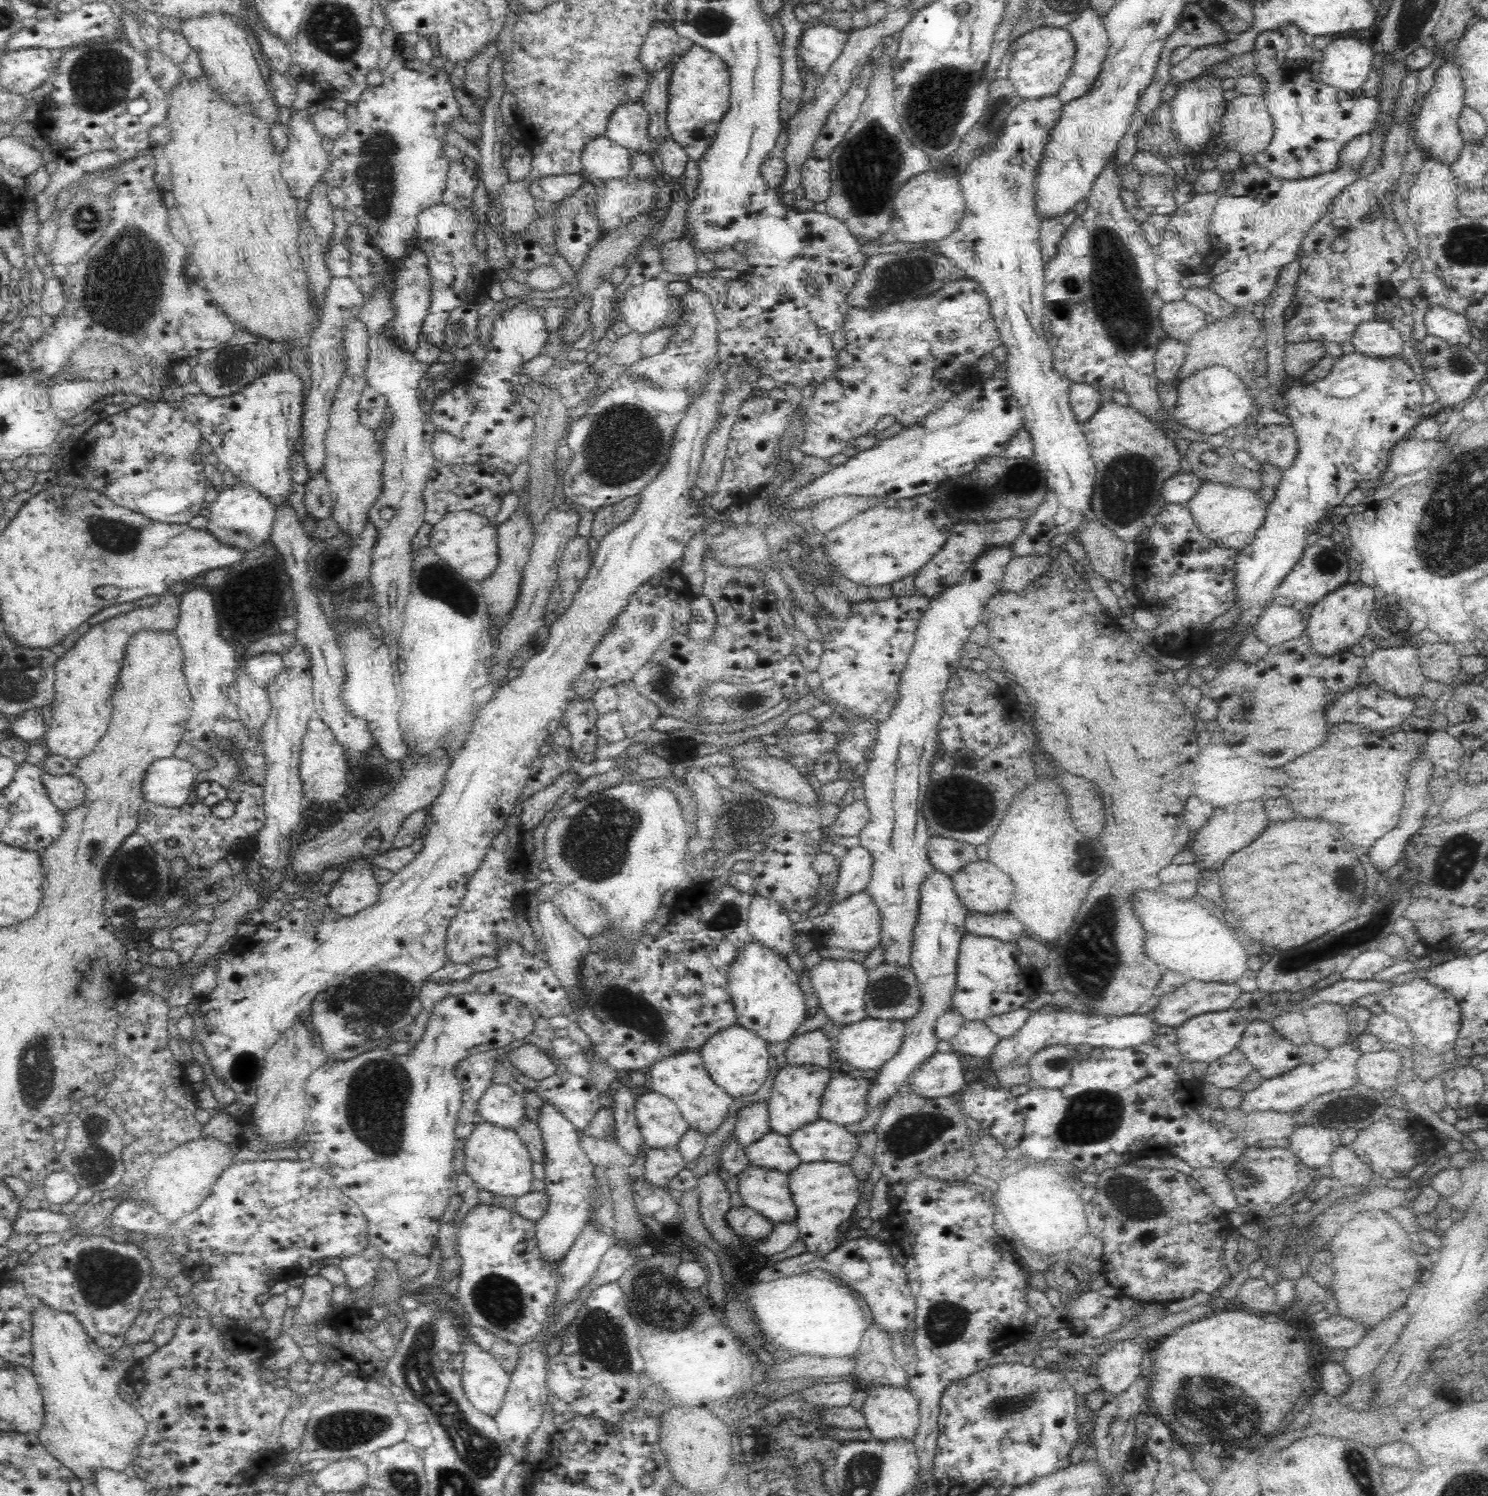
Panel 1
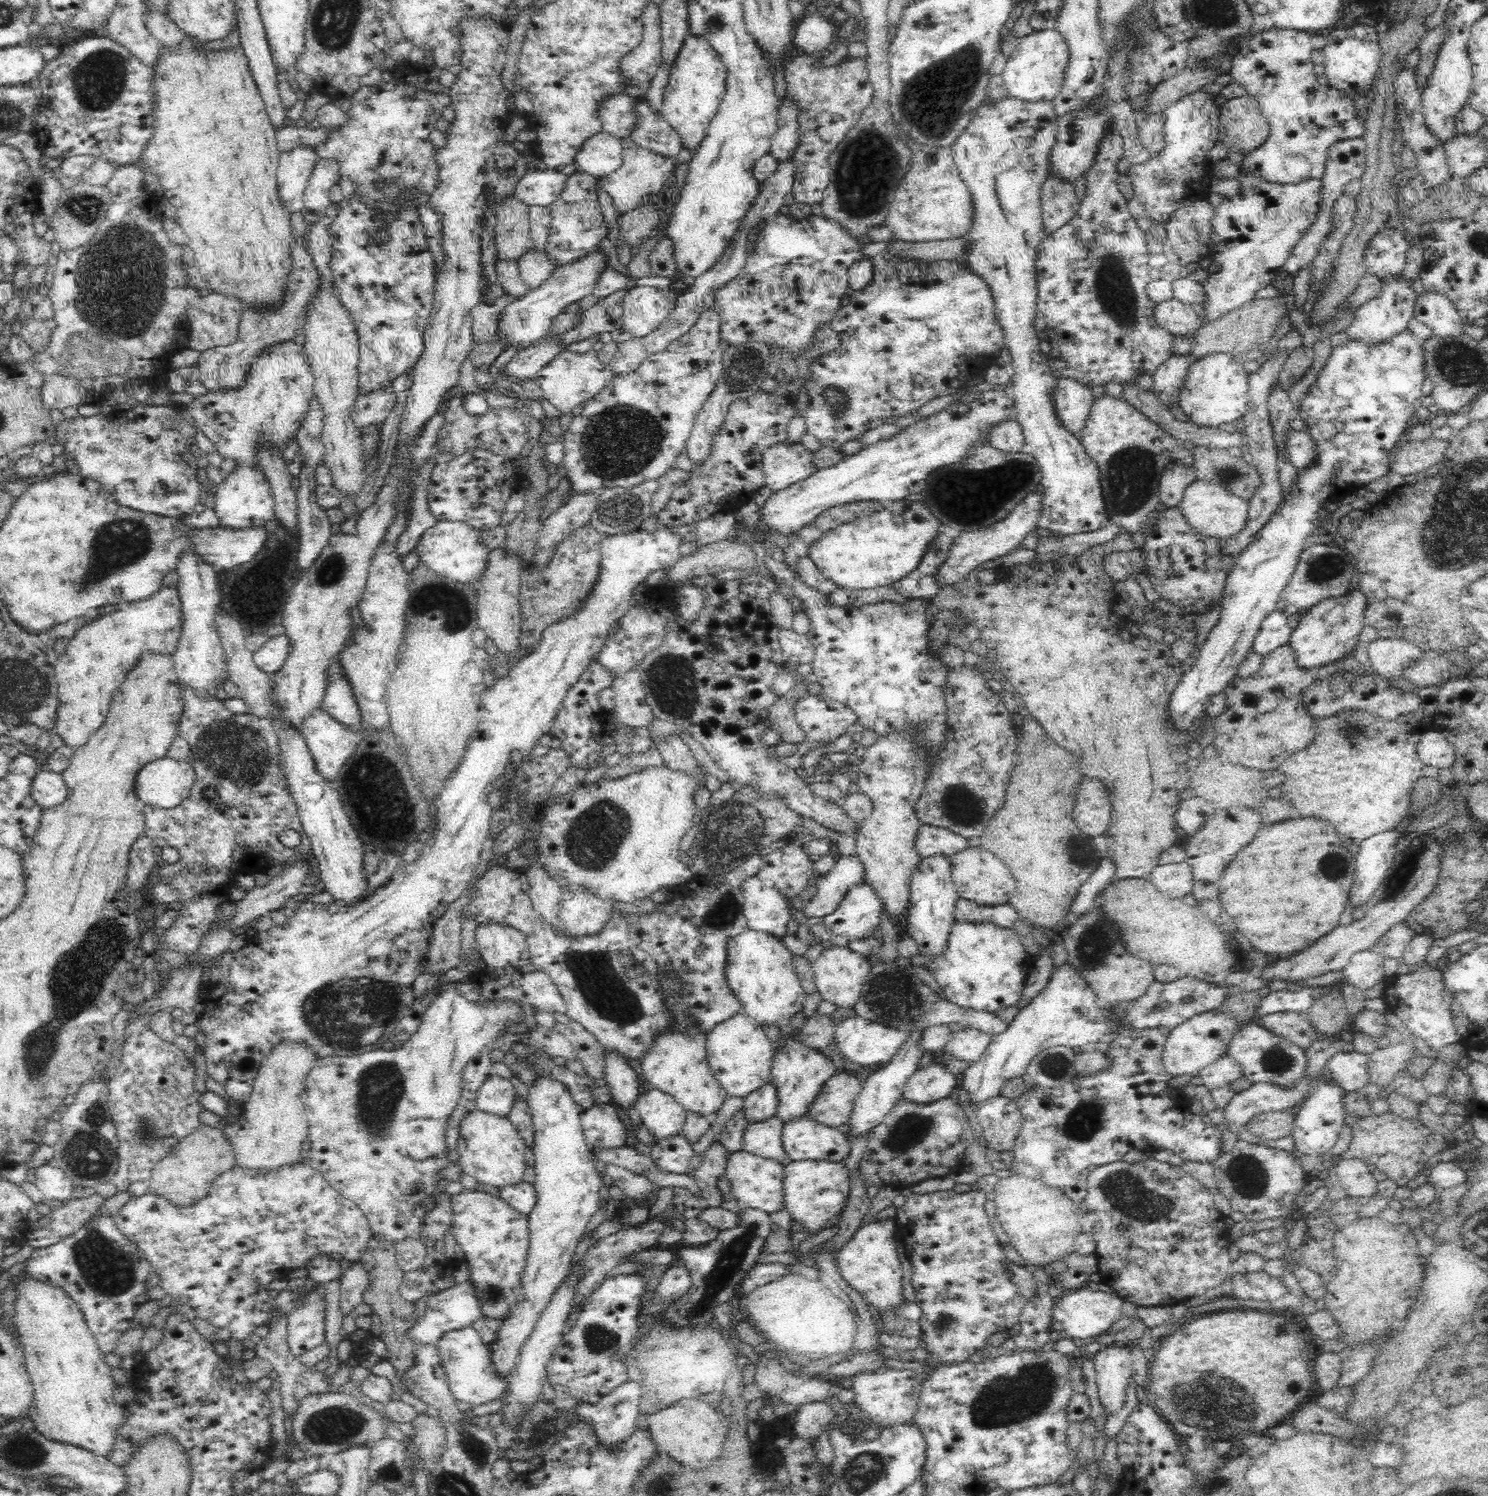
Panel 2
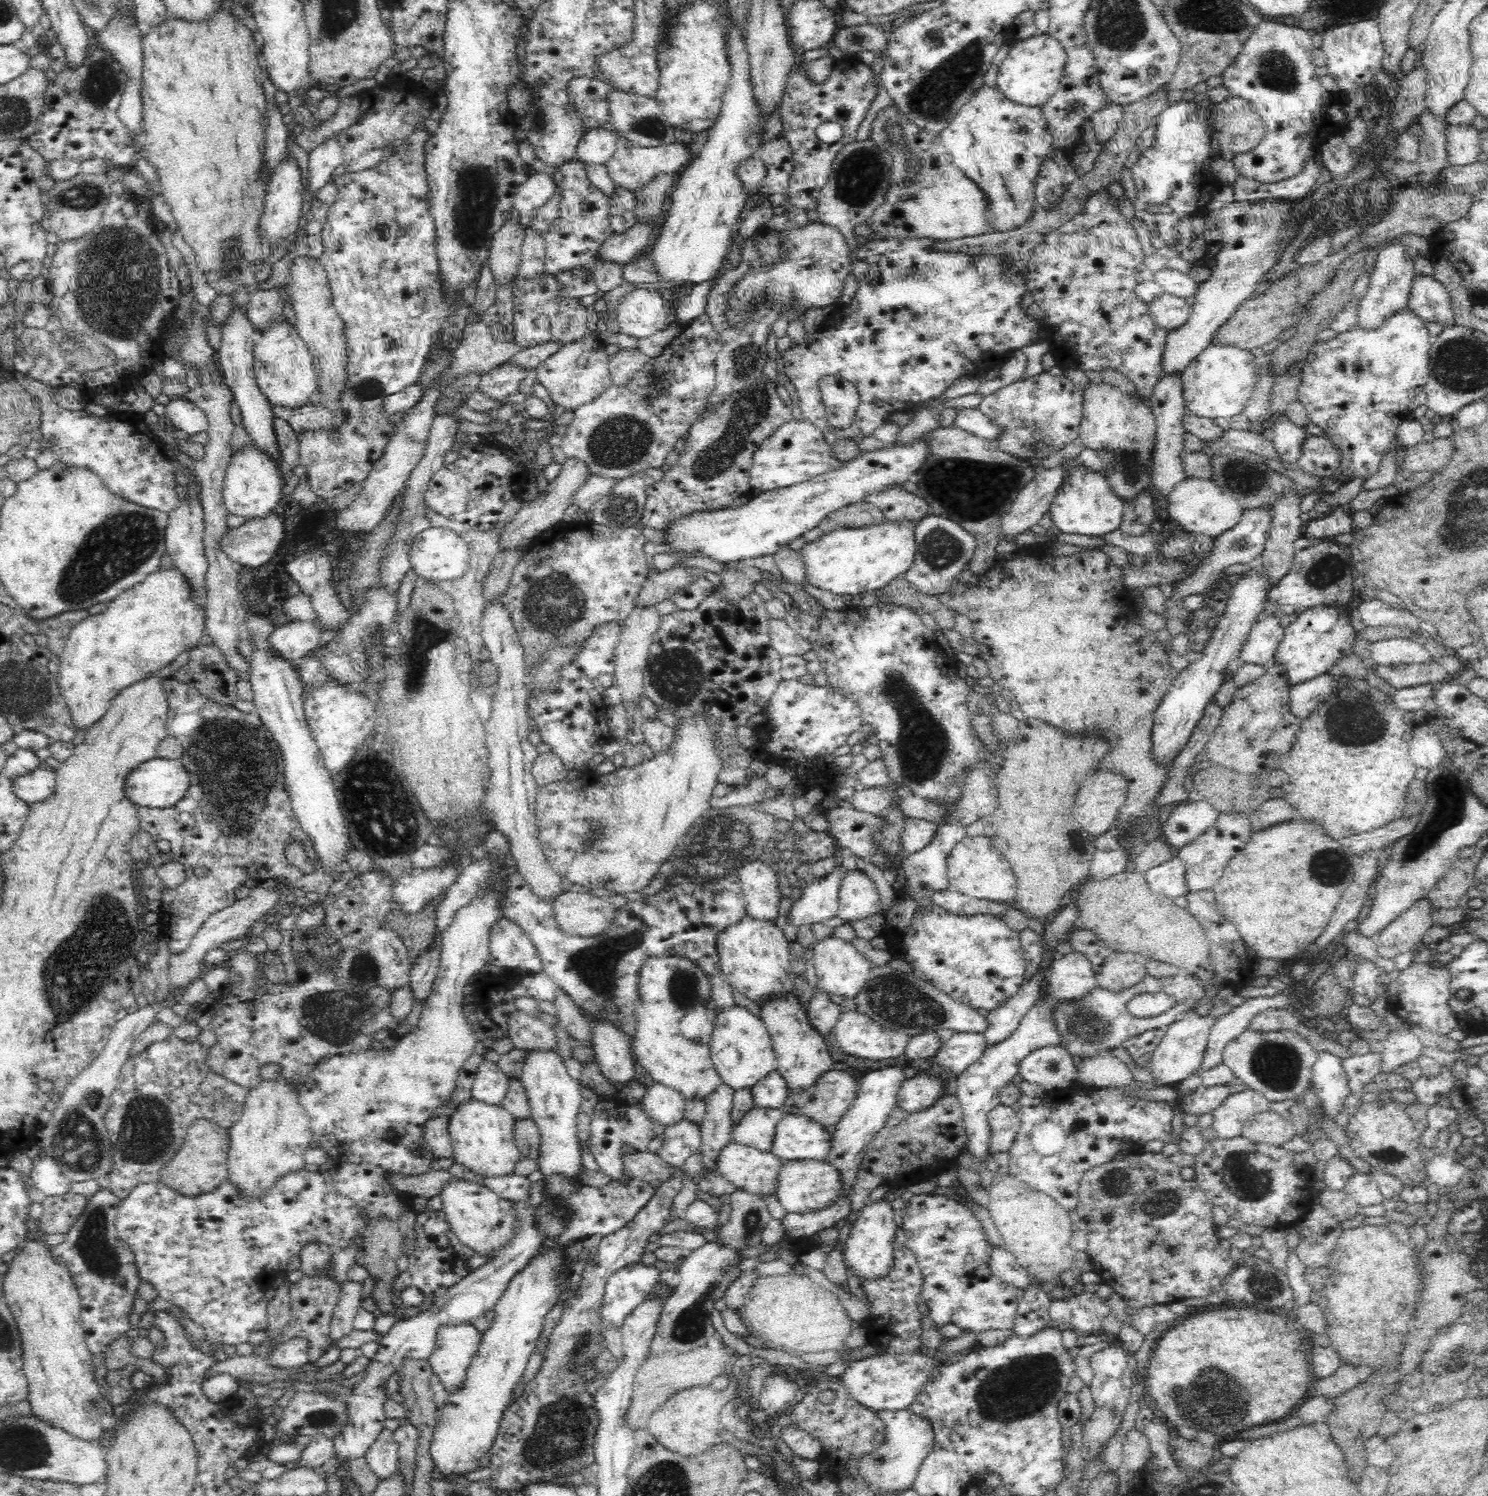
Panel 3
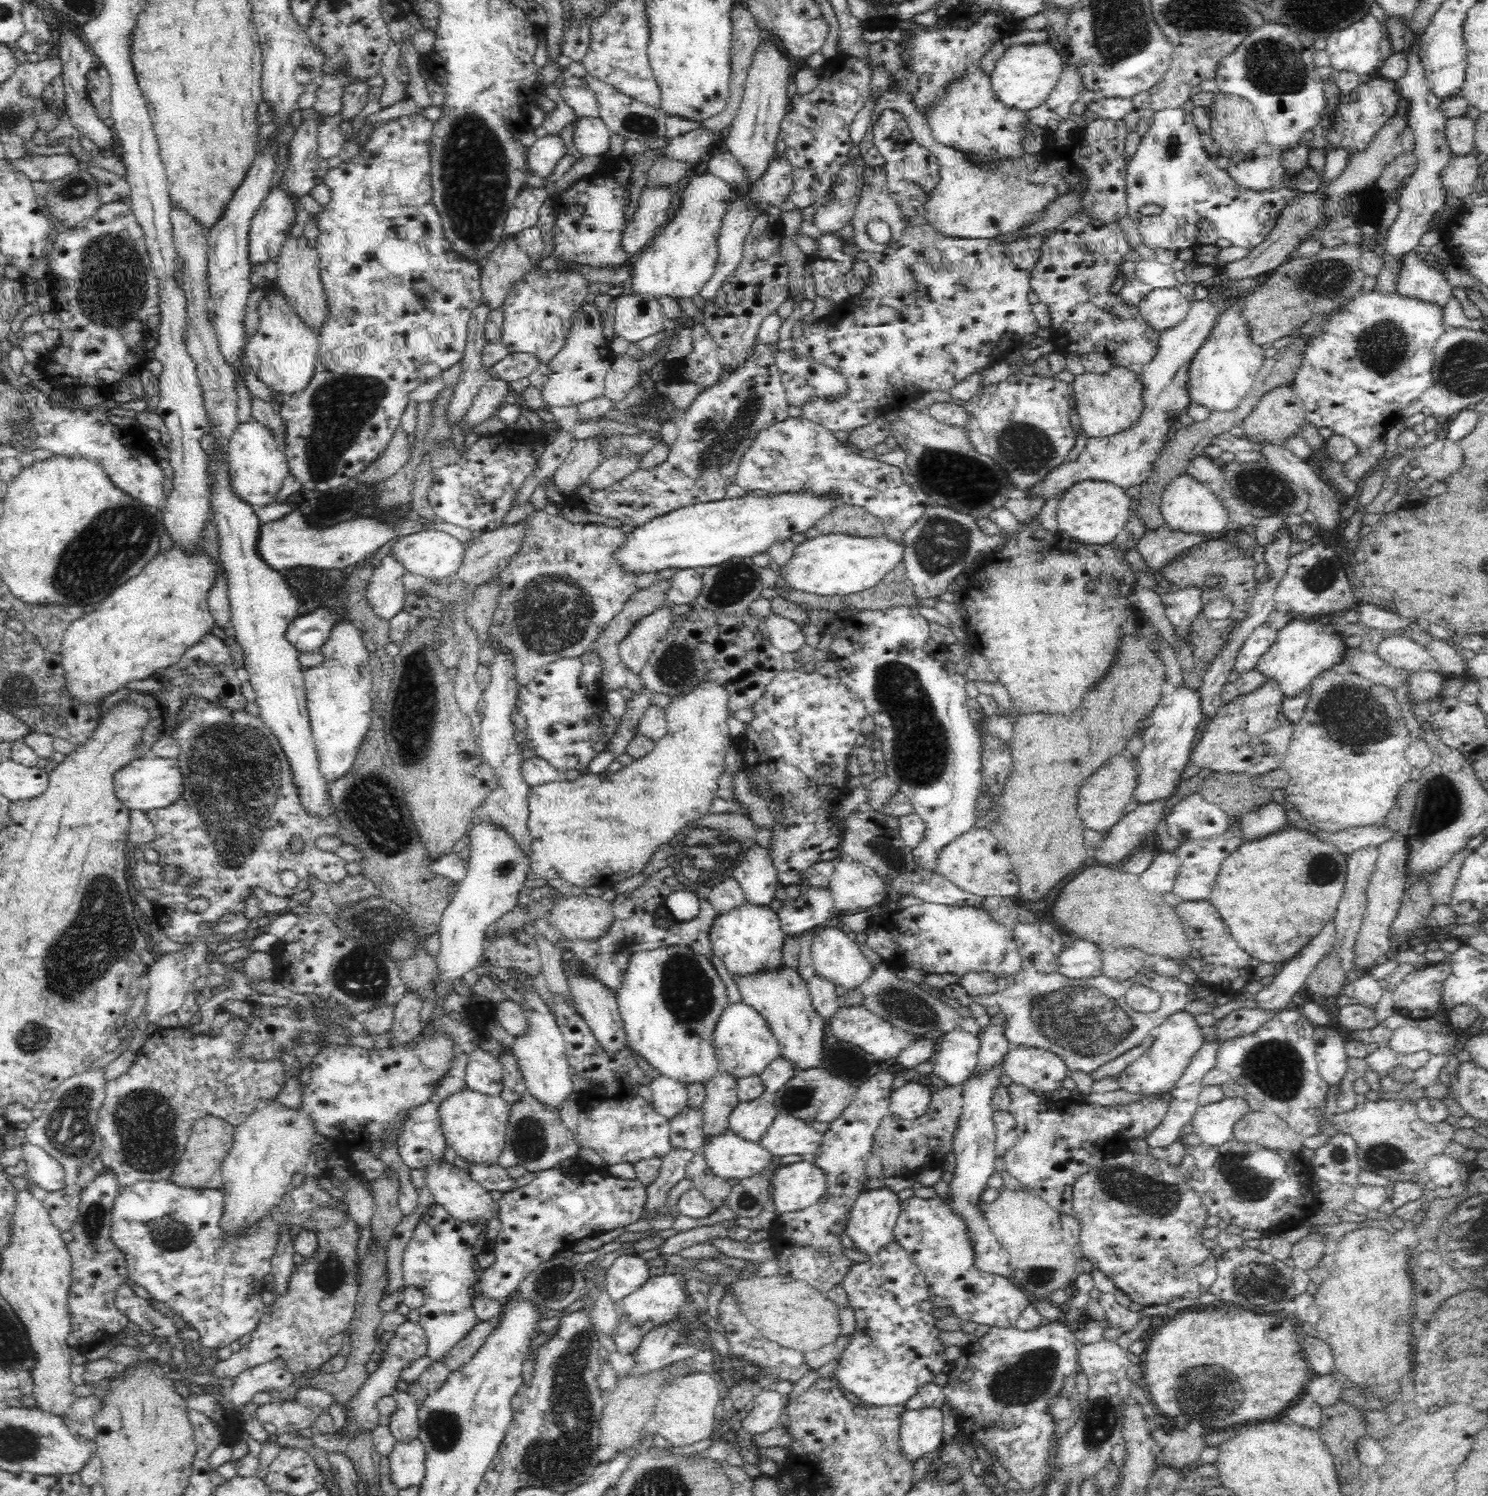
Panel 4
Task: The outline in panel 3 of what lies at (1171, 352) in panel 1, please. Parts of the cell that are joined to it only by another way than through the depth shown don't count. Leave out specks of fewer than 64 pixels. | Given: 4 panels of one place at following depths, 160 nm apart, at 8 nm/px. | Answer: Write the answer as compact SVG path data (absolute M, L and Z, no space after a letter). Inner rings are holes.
M1174 373L1171 375L1162 375L1158 380L1150 398L1148 398L1150 409L1154 414L1157 430L1156 444L1153 450L1153 466L1152 466L1152 486L1157 488L1163 496L1163 500L1168 499L1168 494L1172 492L1175 484L1186 478L1186 472L1182 467L1182 459L1180 456L1185 452L1184 444L1184 427L1182 420L1187 412L1183 399L1182 375Z

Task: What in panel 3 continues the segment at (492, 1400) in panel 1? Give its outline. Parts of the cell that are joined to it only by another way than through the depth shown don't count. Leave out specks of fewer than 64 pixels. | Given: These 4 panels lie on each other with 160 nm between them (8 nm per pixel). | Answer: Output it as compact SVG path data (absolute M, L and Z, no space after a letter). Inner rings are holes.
M473 1324L438 1327L435 1349L428 1360L446 1392L456 1392L463 1386L480 1340L481 1334Z

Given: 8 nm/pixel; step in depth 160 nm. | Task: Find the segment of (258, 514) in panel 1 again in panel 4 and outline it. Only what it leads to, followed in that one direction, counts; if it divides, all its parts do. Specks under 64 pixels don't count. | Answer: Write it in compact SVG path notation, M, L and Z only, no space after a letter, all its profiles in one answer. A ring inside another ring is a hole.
M253 419L246 424L240 423L231 435L226 461L230 488L236 498L251 504L254 508L264 507L274 502L289 473L286 453L278 448L271 430Z

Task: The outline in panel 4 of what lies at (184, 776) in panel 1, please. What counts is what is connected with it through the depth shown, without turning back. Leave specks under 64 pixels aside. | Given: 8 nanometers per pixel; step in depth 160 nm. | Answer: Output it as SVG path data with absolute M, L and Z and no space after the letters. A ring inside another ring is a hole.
M151 755L134 760L114 776L116 797L134 811L152 811L176 803L185 790L185 778L177 759Z

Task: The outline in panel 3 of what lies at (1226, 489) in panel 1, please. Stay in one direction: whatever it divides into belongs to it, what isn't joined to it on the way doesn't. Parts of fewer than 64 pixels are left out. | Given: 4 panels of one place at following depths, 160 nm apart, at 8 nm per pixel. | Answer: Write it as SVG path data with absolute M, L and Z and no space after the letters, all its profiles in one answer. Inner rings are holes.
M1186 477L1176 483L1168 494L1166 502L1168 514L1180 523L1186 532L1217 537L1238 524L1244 509L1234 497L1221 491L1210 479Z

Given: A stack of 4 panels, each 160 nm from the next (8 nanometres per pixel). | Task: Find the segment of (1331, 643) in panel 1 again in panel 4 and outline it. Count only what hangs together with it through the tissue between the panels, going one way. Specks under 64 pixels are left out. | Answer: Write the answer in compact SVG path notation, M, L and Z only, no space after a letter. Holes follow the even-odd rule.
M1312 618L1293 619L1279 630L1276 642L1262 654L1254 669L1264 674L1266 680L1280 683L1285 697L1295 697L1304 691L1321 672L1338 664L1348 647L1342 634L1333 632L1322 622Z

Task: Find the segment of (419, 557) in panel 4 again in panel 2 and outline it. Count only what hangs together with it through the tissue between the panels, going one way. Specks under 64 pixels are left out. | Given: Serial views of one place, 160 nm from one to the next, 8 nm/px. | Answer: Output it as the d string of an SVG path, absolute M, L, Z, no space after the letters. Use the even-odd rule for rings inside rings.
M439 520L420 537L415 550L420 562L428 569L432 569L436 575L466 584L478 580L489 562L488 547L482 543L480 534L482 534L480 529L464 521Z

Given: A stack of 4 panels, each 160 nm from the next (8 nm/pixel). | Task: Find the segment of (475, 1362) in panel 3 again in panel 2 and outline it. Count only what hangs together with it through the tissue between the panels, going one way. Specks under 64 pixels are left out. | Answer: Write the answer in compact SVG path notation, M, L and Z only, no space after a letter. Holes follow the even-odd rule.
M540 1076L529 1087L527 1103L533 1118L535 1132L532 1163L535 1170L533 1185L537 1192L537 1202L534 1210L528 1215L529 1252L527 1255L527 1266L521 1279L523 1300L512 1310L512 1313L506 1319L500 1320L498 1340L488 1346L490 1359L492 1359L494 1367L501 1375L501 1378L505 1379L510 1376L510 1372L514 1372L521 1346L534 1330L536 1321L542 1316L546 1306L550 1304L550 1300L552 1300L552 1296L554 1296L558 1286L570 1274L572 1258L574 1258L575 1252L577 1252L578 1243L585 1234L586 1224L590 1222L594 1212L599 1209L600 1194L598 1192L600 1192L600 1188L603 1186L601 1176L594 1166L591 1149L585 1141L581 1125L582 1112L574 1104L574 1099L566 1086L549 1076Z

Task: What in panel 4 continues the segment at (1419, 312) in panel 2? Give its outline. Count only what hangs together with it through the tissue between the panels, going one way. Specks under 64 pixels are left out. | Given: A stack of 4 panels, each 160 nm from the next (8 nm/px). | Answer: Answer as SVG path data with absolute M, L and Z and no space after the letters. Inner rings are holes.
M1416 249L1410 250L1402 260L1397 291L1406 298L1432 303L1442 309L1453 296L1453 286L1443 273L1427 263Z

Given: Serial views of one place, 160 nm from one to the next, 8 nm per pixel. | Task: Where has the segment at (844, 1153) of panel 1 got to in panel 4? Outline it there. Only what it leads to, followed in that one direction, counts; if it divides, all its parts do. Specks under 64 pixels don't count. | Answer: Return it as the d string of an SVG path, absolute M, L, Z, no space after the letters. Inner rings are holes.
M778 1113L762 1136L760 1144L774 1157L794 1154L811 1158L820 1148L822 1136L805 1120Z

